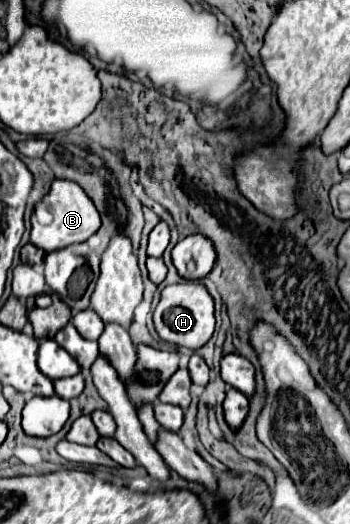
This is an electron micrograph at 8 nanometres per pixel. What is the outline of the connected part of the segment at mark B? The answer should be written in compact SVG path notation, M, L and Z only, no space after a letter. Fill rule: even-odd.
M54 180L50 192L44 196L42 202L44 202L46 210L52 214L52 222L44 226L34 216L32 218L30 242L34 246L42 248L44 252L54 252L54 250L60 250L60 248L66 248L66 246L72 246L72 244L86 242L100 228L100 214L98 214L96 206L84 194L84 190L78 184L72 184L70 180Z

